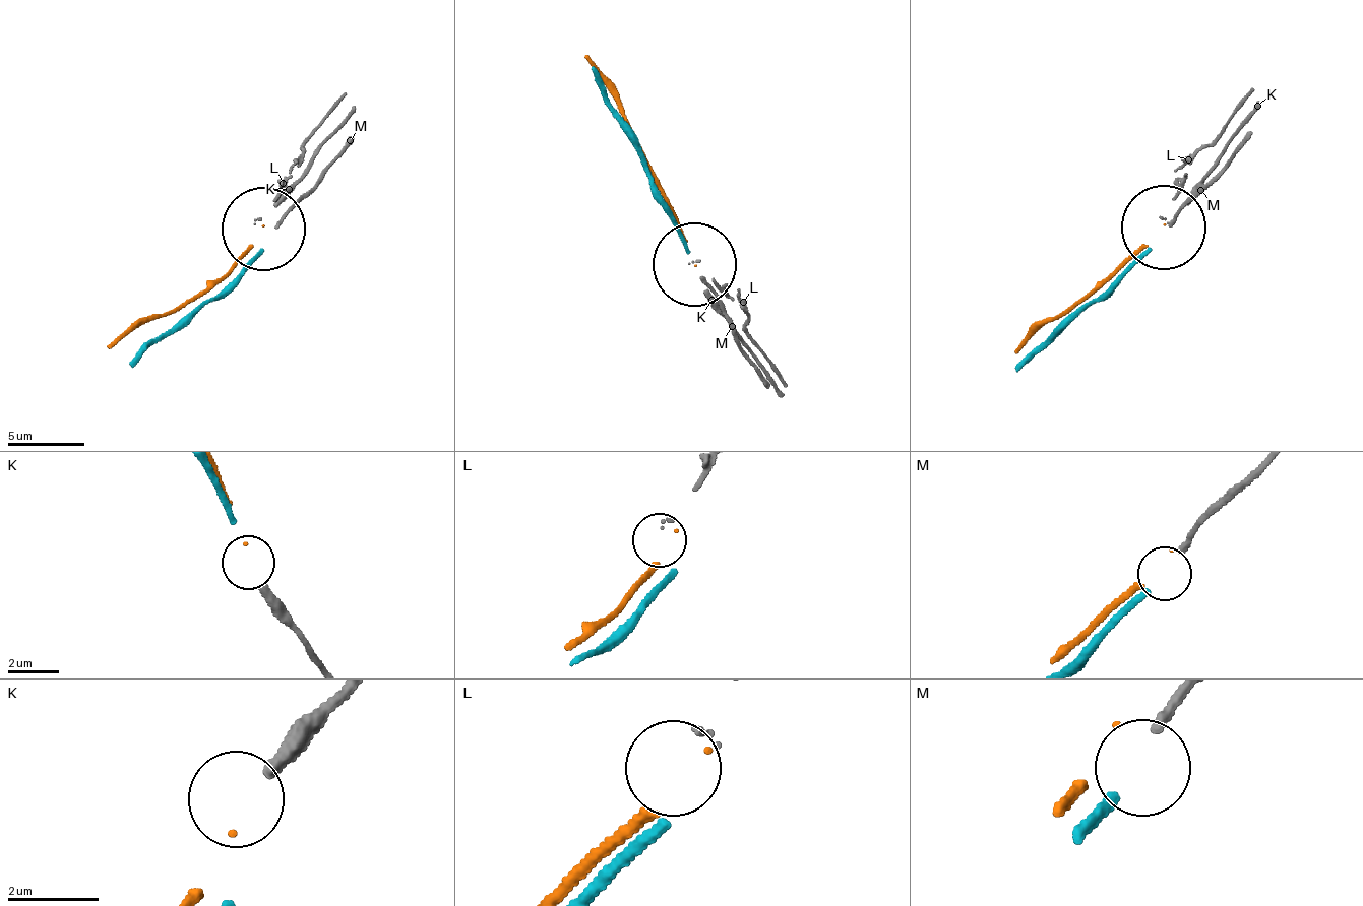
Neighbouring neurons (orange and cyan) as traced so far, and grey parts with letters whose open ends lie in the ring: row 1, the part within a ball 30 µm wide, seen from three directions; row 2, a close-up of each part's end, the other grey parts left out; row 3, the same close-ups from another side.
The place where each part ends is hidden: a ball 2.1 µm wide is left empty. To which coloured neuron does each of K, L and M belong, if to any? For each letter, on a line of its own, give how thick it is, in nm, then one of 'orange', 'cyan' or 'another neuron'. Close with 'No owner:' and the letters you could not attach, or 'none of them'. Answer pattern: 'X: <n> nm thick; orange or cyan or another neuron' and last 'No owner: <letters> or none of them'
K: 320 nm thick; another neuron
L: 90 nm thick; another neuron
M: 220 nm thick; another neuron
No owner: K, L, M

